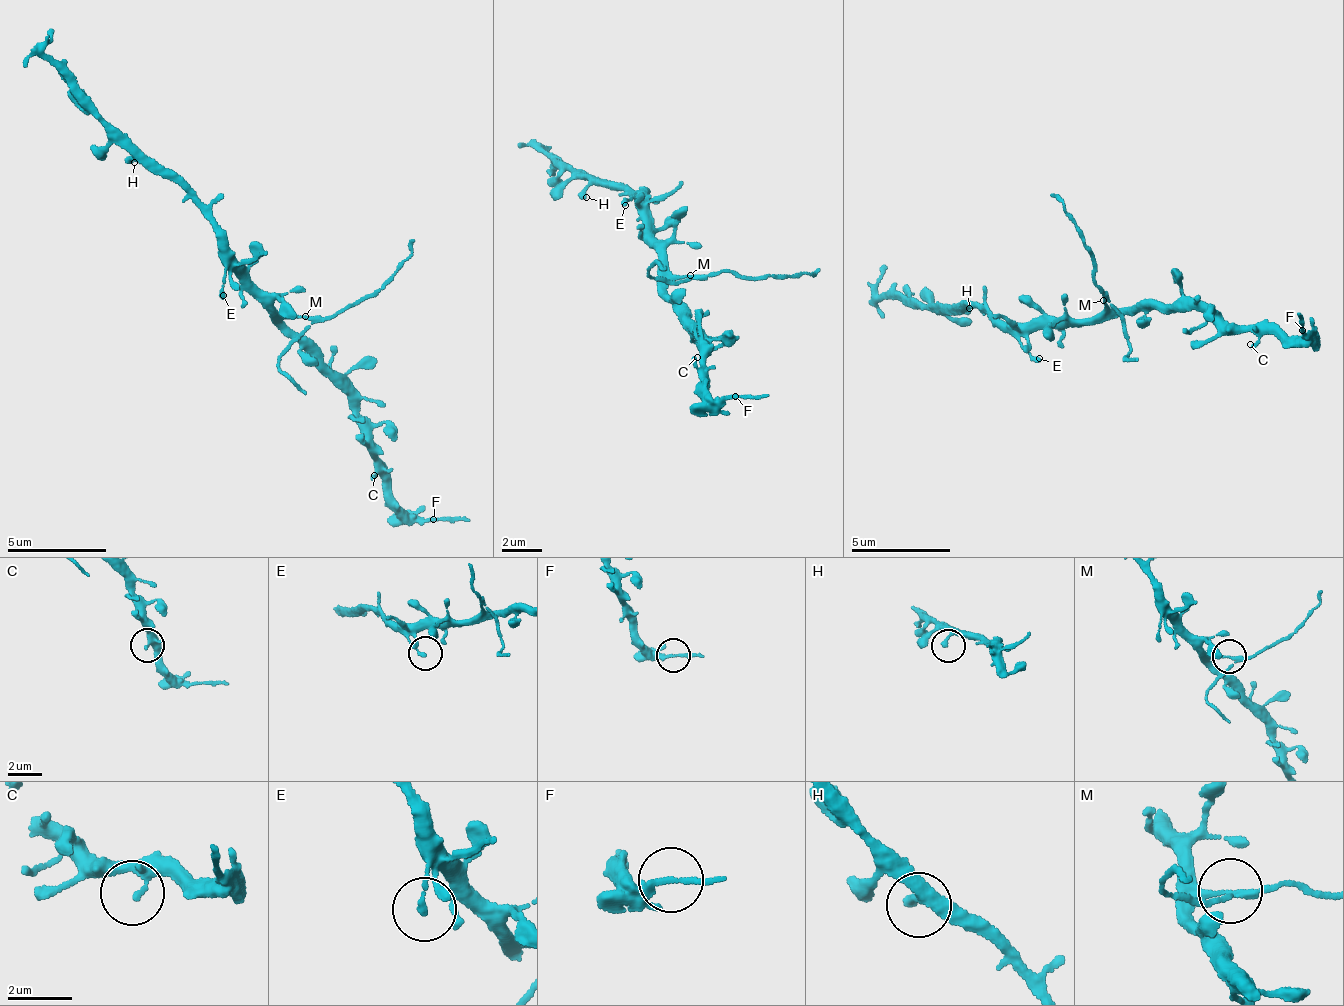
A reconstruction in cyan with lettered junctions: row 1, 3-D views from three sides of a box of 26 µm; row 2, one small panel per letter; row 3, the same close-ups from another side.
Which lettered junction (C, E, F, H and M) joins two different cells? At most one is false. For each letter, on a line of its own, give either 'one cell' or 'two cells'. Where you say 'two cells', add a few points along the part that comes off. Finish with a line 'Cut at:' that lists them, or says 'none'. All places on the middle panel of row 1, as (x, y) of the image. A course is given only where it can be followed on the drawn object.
C: one cell
E: one cell
F: one cell
H: one cell
M: two cells; foreign part runs (691, 275), (729, 270), (773, 275), (821, 269)
Cut at: M

